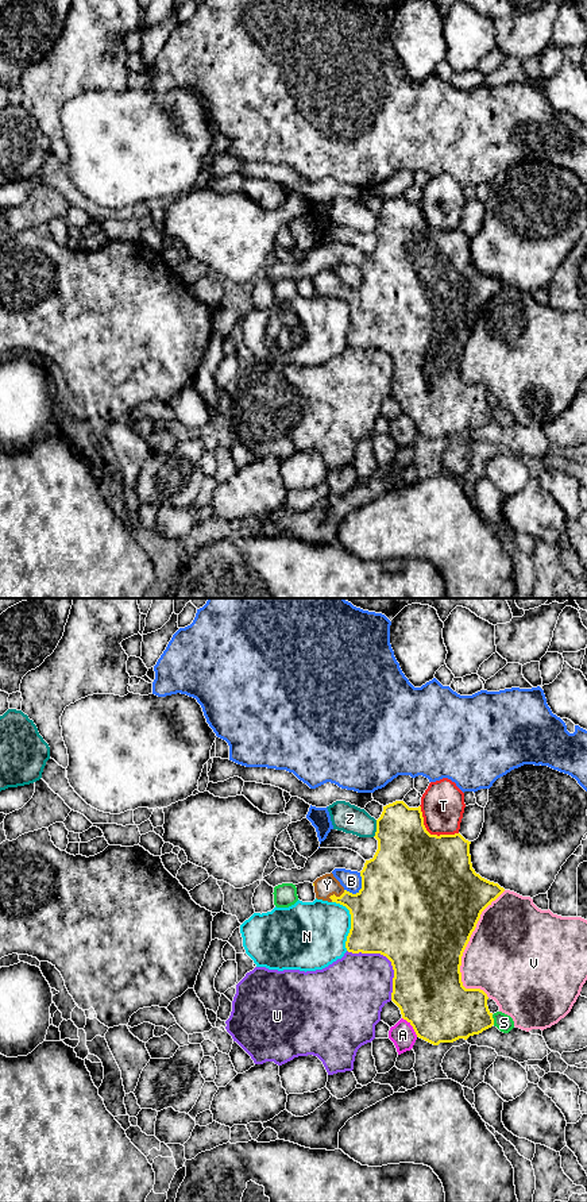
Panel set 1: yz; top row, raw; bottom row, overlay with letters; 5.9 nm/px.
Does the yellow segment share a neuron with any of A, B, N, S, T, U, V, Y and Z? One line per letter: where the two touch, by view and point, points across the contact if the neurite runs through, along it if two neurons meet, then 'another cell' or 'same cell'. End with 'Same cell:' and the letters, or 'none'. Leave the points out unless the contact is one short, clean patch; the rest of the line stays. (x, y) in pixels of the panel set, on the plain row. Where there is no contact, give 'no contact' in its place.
A: contact yz (412, 420); another cell
B: contact yz (360, 284); another cell
N: contact yz (351, 318); another cell
S: contact yz (493, 415); another cell
T: contact yz (429, 228); another cell
U: contact yz (387, 353); another cell
V: contact yz (464, 343); another cell
Y: contact yz (335, 291); same cell
Z: contact yz (377, 223); another cell
Same cell: Y

